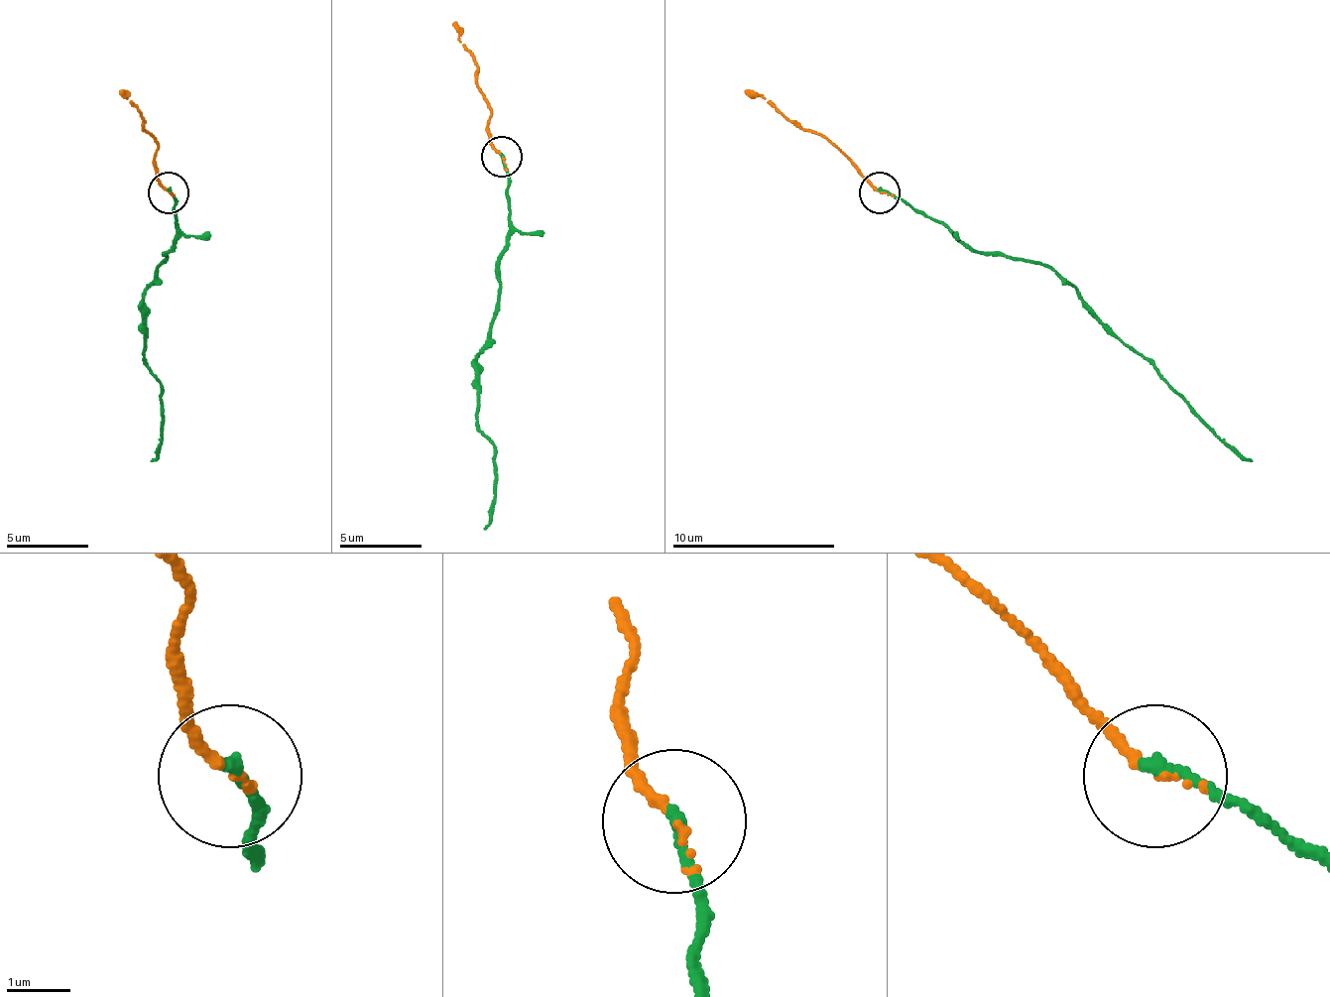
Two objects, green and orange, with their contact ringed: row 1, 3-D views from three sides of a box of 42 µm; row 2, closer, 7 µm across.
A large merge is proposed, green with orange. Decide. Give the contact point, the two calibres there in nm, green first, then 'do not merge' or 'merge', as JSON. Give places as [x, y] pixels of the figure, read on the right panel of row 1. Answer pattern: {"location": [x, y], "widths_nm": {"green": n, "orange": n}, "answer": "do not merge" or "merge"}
{"location": [880, 192], "widths_nm": {"green": 190, "orange": 150}, "answer": "merge"}

